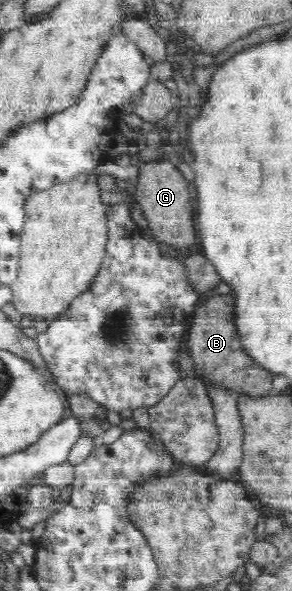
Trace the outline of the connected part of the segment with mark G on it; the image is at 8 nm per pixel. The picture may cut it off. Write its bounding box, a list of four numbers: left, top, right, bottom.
[136,160,195,251]

